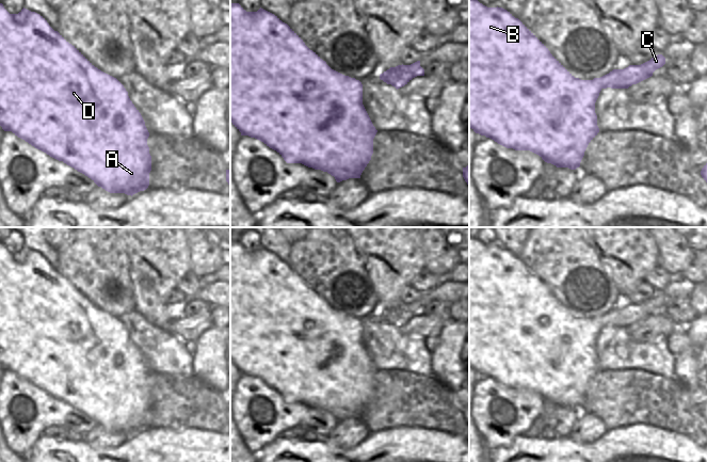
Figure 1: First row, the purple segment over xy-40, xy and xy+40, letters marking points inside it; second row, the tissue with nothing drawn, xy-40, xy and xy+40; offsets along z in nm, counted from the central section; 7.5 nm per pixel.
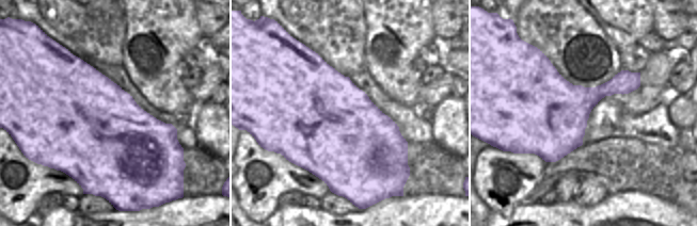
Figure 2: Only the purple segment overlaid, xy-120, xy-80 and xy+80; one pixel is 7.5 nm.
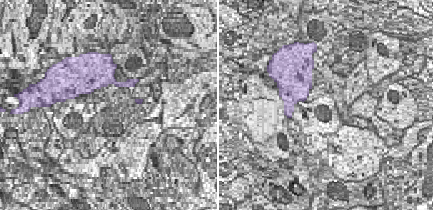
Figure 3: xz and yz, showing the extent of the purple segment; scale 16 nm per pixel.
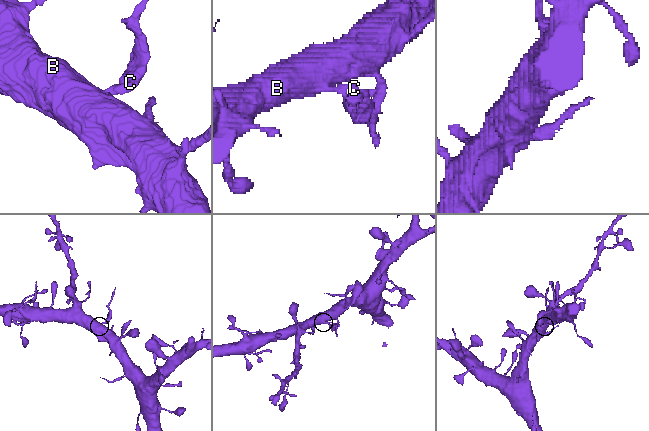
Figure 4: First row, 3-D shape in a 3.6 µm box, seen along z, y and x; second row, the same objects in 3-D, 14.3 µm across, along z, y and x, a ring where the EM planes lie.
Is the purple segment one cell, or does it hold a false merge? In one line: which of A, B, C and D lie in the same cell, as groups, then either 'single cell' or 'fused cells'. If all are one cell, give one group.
A B D / C | fused cells

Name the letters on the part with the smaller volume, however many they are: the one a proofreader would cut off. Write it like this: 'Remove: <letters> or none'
Remove: C

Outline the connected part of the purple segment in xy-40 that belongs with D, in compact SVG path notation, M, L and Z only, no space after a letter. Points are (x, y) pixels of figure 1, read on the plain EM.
M0 242L0 365L4 370L12 370L35 387L84 413L110 432L125 432L132 435L149 425L151 410L151 395L147 384L149 371L124 324L116 317L95 306L75 285L54 270L43 255L25 246L18 253L10 253L2 242Z

